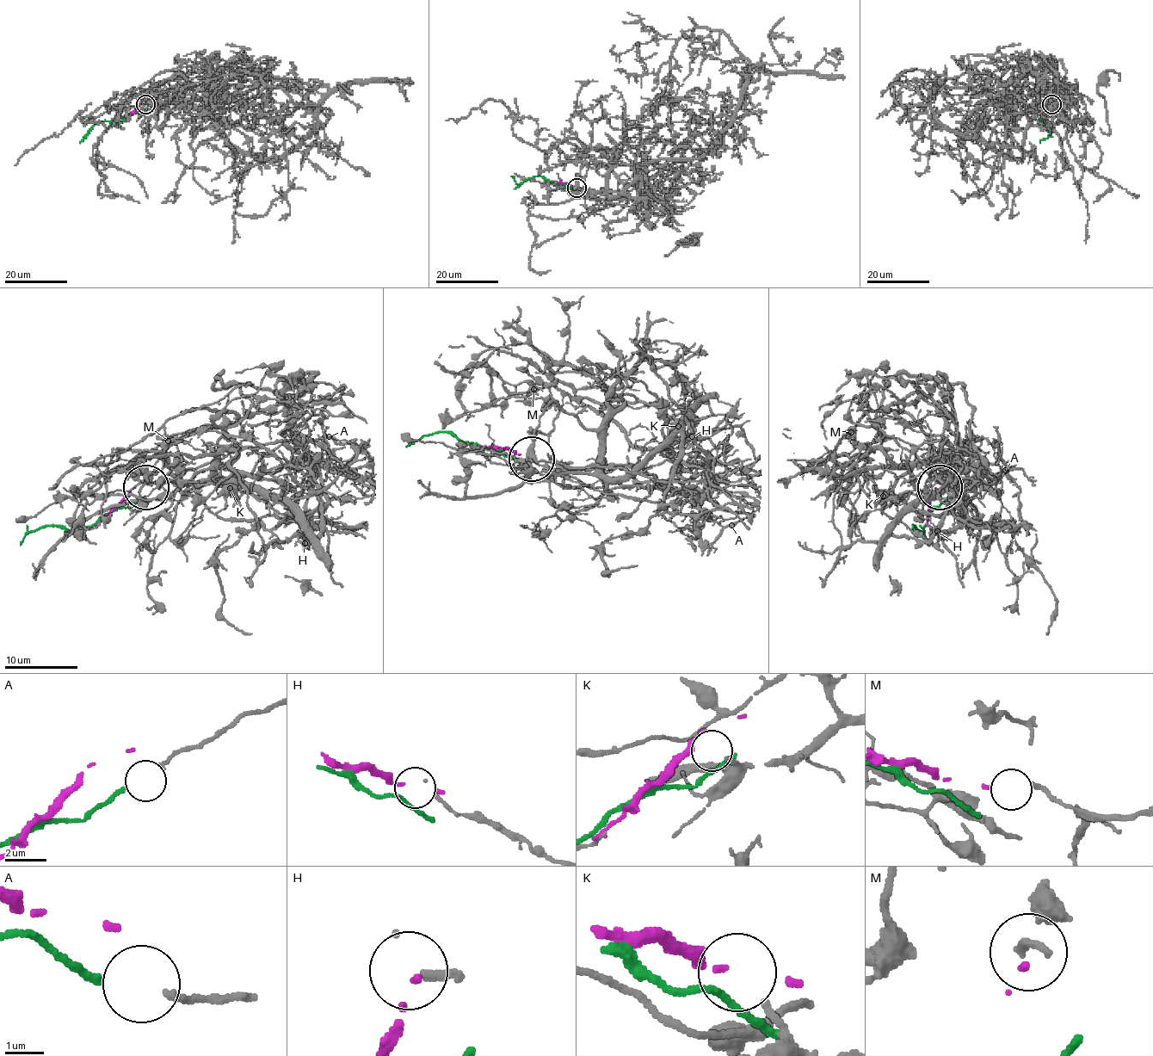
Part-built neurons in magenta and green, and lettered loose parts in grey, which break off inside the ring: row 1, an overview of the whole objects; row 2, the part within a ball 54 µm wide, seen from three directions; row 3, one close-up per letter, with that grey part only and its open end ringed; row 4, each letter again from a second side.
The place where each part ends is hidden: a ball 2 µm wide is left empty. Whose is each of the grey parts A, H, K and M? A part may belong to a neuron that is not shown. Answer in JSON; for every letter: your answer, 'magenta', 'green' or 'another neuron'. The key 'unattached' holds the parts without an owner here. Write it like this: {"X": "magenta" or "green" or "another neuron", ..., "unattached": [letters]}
{"A": "green", "H": "another neuron", "K": "another neuron", "M": "magenta", "unattached": ["H", "K"]}

